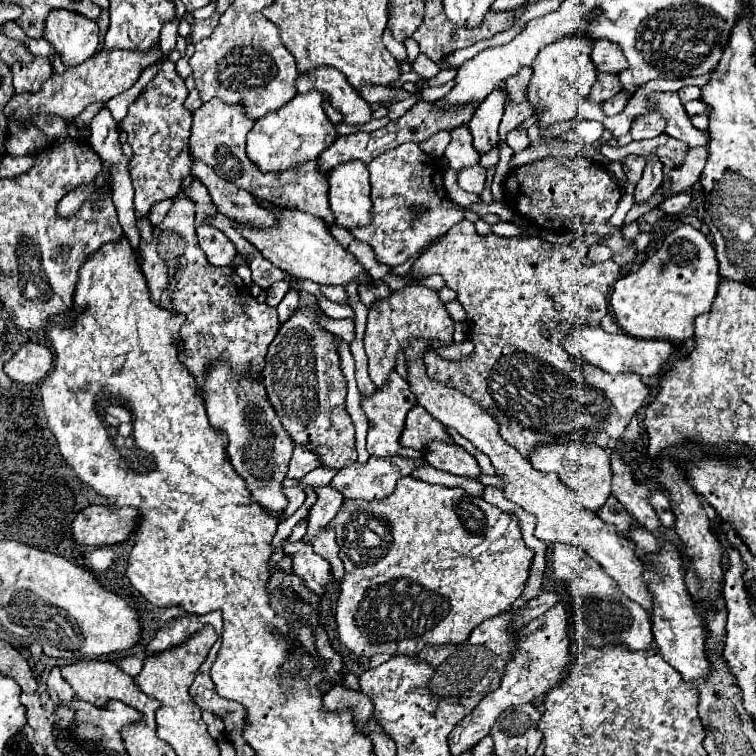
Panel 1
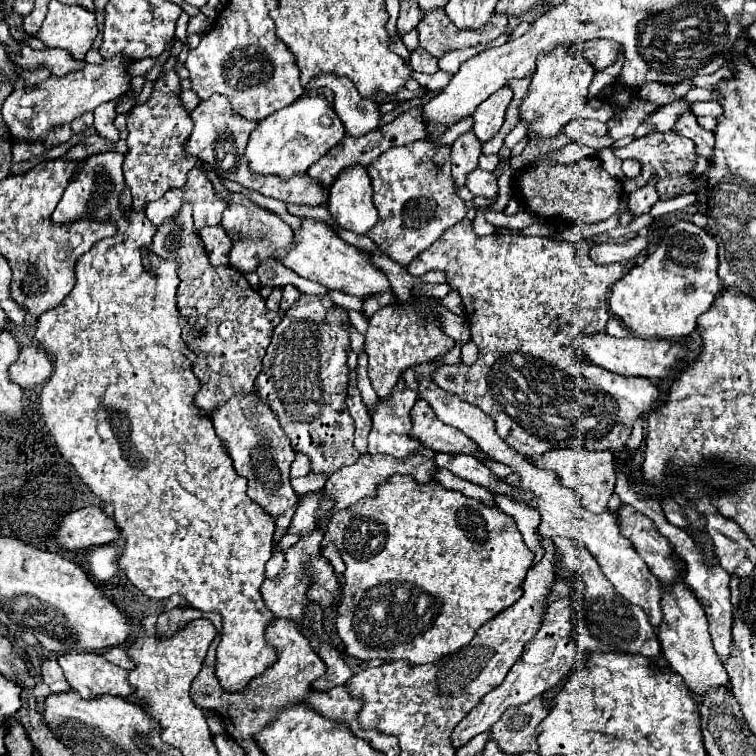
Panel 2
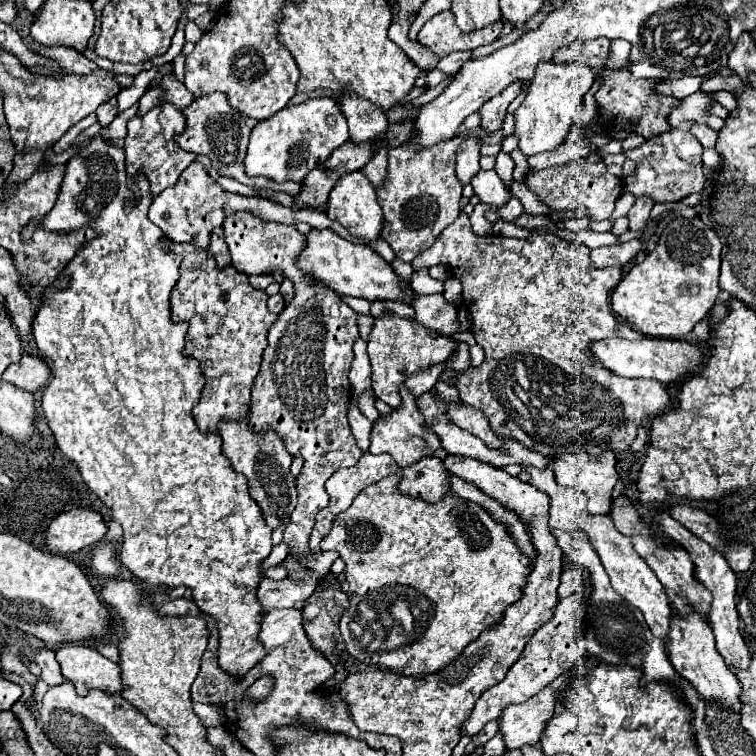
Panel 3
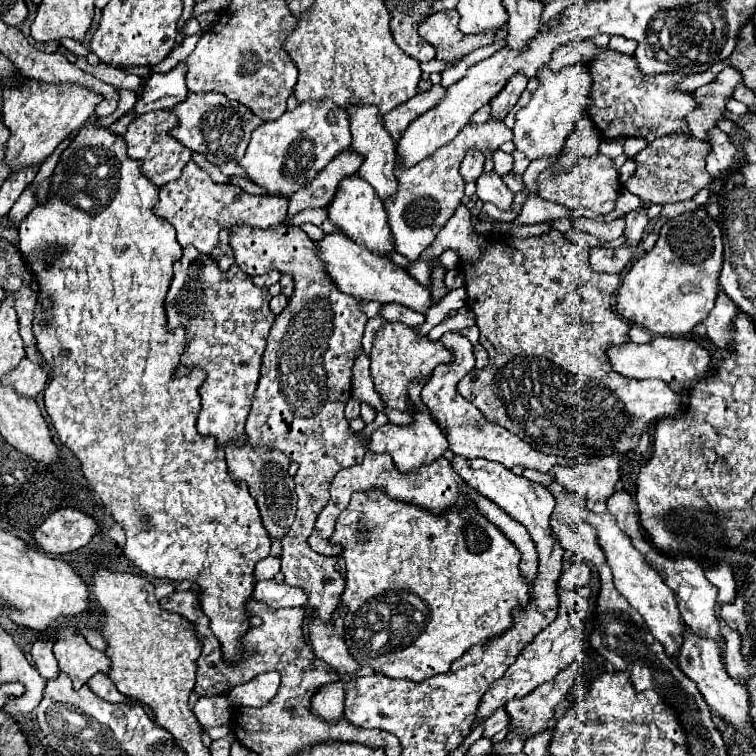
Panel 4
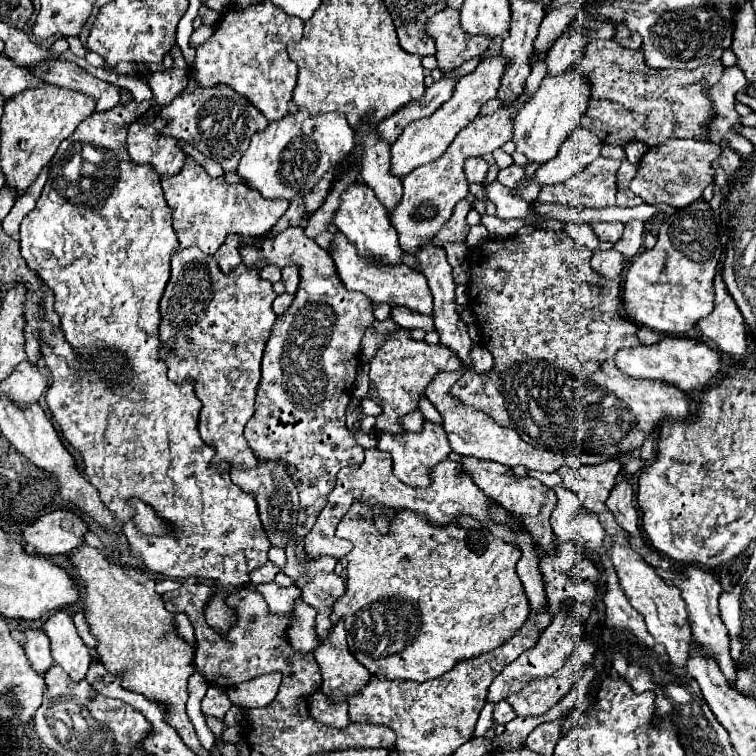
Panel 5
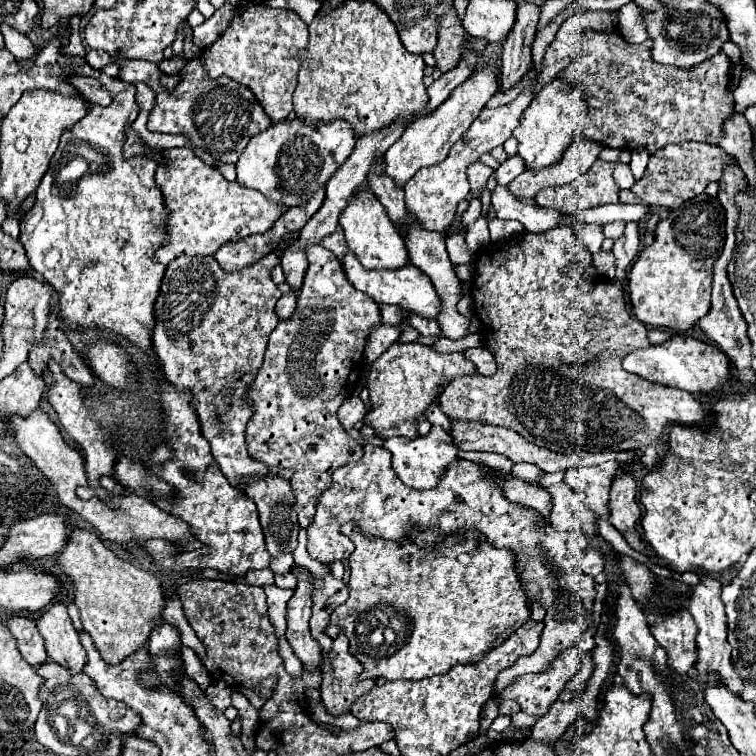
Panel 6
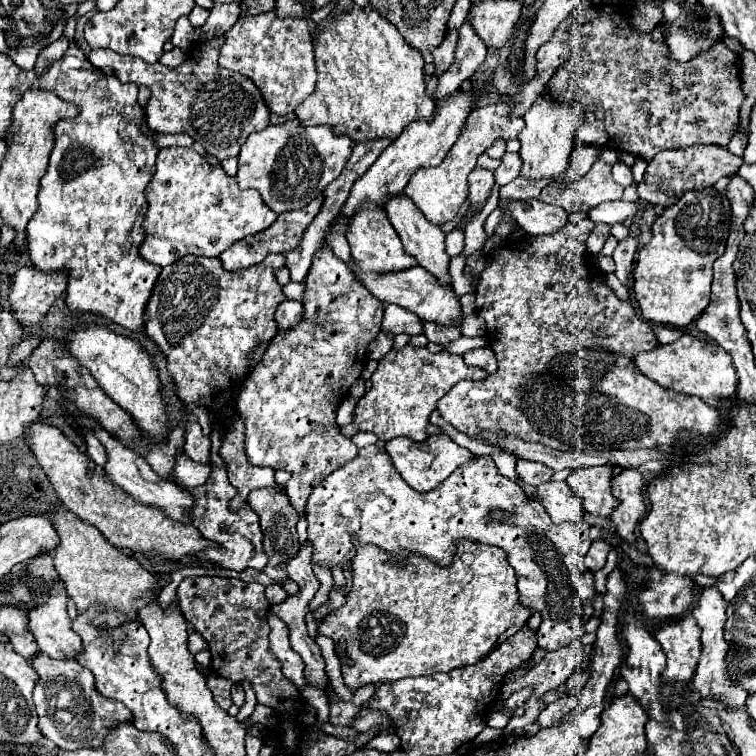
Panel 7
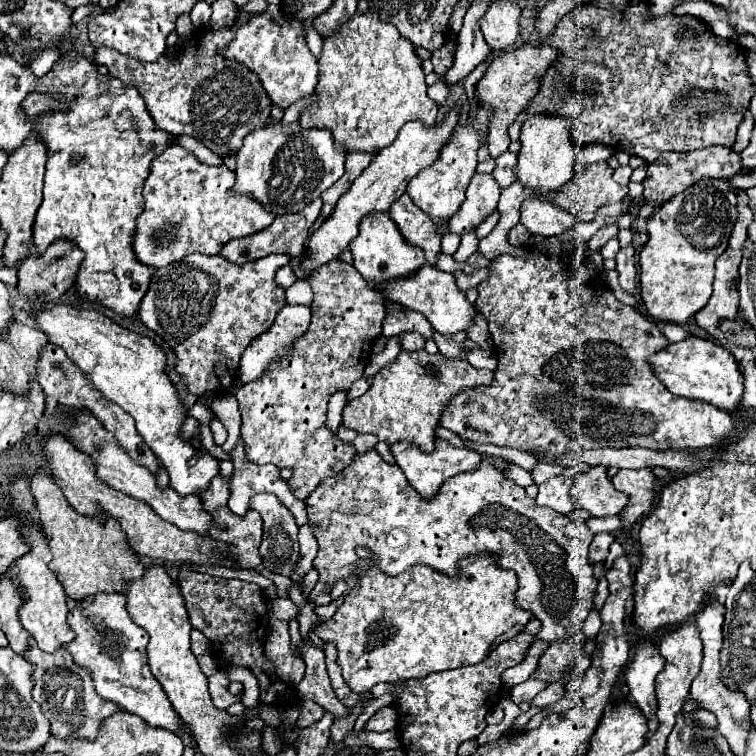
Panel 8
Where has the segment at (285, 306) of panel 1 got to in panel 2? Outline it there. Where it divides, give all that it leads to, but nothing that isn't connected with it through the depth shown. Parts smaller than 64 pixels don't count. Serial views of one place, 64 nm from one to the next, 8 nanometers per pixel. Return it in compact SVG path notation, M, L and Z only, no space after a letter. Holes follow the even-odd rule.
M292 284L284 286L284 288L282 288L282 302L280 302L280 310L286 312L286 310L290 308L290 304L294 304L294 302L298 300L298 296L300 296L300 290L298 290L296 286L292 286Z

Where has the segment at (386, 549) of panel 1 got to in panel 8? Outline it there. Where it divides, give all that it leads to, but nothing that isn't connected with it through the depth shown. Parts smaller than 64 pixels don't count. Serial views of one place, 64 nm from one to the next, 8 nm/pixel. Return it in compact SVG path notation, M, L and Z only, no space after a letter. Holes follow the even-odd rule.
M482 556L482 558L466 558L460 562L460 574L456 578L448 578L444 574L438 574L434 572L432 568L428 566L412 566L410 570L398 574L398 576L384 576L378 572L376 566L372 566L360 580L358 580L358 586L354 586L348 594L346 594L346 600L344 604L338 608L338 612L318 624L314 628L314 634L318 638L322 638L324 642L332 642L338 650L338 664L342 668L342 676L346 680L346 684L356 692L356 694L362 694L362 692L368 692L372 690L372 686L380 684L380 682L390 682L390 684L396 684L396 682L406 682L410 678L424 678L432 672L442 672L442 670L452 670L452 668L462 668L462 666L468 666L468 664L478 664L482 662L490 650L494 650L500 642L516 636L522 632L522 628L530 622L532 614L526 612L526 610L520 610L516 604L514 604L514 594L516 594L516 574L512 570L502 570L500 566L496 566L494 562L494 556Z

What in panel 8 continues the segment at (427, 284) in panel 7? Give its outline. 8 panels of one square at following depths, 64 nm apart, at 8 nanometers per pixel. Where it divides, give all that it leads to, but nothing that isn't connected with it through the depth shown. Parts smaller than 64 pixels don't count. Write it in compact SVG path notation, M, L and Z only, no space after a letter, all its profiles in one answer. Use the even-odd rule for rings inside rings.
M424 264L414 276L394 280L384 290L390 300L402 302L406 308L422 312L436 332L440 334L458 334L470 330L470 326L476 324L478 310L474 304L466 300L466 294L456 286L456 278L448 272L442 272L430 264Z

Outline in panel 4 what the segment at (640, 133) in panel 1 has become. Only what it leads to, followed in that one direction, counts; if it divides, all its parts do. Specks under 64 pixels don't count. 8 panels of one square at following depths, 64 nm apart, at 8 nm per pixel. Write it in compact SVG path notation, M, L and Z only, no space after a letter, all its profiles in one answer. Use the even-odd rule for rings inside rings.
M726 66L714 82L694 90L694 98L700 106L688 116L688 126L696 138L706 140L708 130L716 128L718 122L724 120L724 112L728 112L726 100L732 98L738 84L742 84L742 74L732 66Z

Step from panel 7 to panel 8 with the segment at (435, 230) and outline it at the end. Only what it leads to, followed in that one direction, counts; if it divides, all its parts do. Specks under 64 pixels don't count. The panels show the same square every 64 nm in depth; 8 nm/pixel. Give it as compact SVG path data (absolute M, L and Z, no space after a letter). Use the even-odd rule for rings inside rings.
M398 198L390 208L390 218L398 224L402 236L414 244L424 248L426 262L436 266L436 254L440 252L440 236L436 234L436 226L428 214L422 214L418 206L410 198Z

